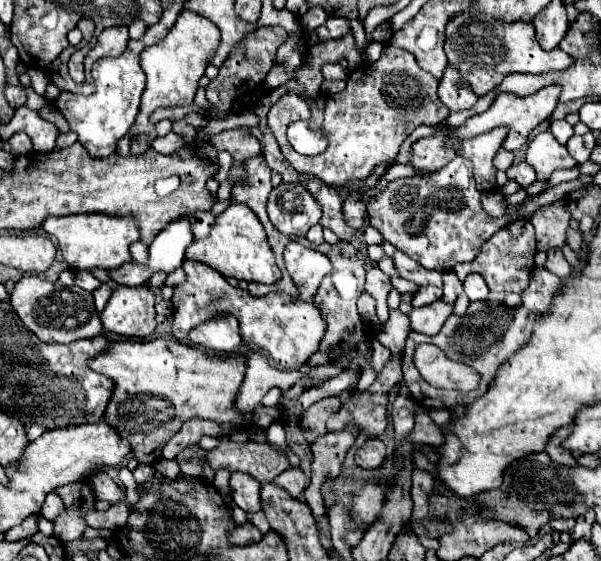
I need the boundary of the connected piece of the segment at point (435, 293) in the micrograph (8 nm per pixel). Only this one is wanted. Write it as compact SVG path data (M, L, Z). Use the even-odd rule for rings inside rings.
M424 286L424 288L418 288L418 292L416 292L414 300L412 300L412 306L420 308L420 306L426 306L426 304L432 304L438 298L442 298L442 290L440 288Z

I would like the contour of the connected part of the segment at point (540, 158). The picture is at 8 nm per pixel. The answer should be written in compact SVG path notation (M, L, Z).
M540 132L534 136L526 150L526 162L536 170L538 180L548 180L558 168L576 166L576 160L568 154L566 146L558 144L550 132Z

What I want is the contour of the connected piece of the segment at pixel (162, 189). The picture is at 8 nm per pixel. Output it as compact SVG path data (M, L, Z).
M169 176L166 179L160 179L156 184L156 194L158 194L160 198L164 198L164 196L172 194L172 192L174 192L179 185L180 178L178 176Z

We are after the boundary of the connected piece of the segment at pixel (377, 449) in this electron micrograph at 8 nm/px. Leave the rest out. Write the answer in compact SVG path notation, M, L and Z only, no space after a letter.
M368 438L362 446L360 446L360 456L354 458L354 462L360 468L370 468L376 470L384 460L384 444L378 438Z

